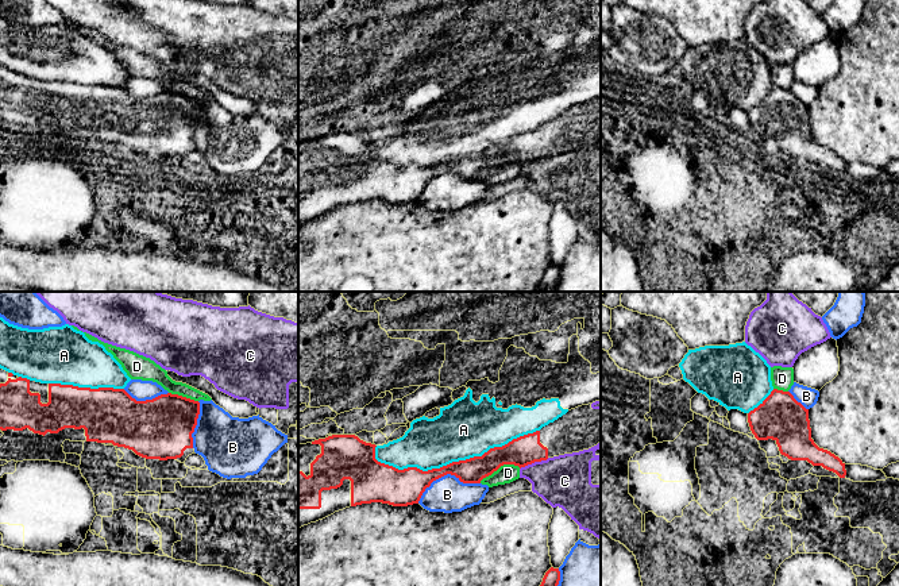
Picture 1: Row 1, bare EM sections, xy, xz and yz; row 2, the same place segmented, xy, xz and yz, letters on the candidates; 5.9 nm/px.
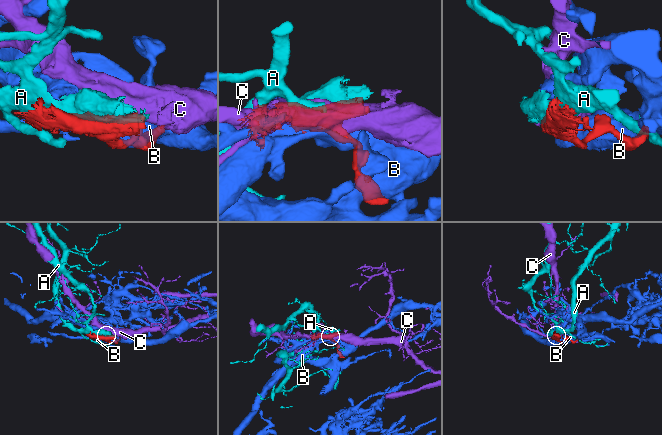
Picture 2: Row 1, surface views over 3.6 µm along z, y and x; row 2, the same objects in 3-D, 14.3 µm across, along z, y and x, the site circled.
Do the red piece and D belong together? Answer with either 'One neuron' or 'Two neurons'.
One neuron

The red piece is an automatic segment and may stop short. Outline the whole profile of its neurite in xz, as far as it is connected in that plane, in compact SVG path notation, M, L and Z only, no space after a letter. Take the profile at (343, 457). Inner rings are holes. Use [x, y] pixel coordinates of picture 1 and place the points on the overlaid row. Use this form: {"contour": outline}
{"contour": "M591 404L571 409L540 431L513 439L502 447L490 448L482 456L428 471L417 467L398 470L375 459L375 444L366 443L355 435L332 435L298 446L298 529L362 504L382 502L393 506L418 504L425 489L447 474L455 475L463 483L481 483L503 464L521 469L548 458L589 450L598 443L601 443L601 409L593 409Z"}

